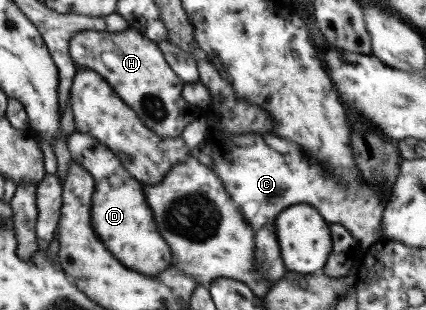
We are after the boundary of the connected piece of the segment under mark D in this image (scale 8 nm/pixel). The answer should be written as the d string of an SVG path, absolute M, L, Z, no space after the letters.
M74 130L65 143L73 161L93 178L94 192L89 212L96 236L104 240L108 252L112 252L112 256L116 256L116 260L120 260L128 270L144 276L160 274L171 263L170 249L156 230L151 210L144 199L142 184L124 170L113 152L92 136Z

